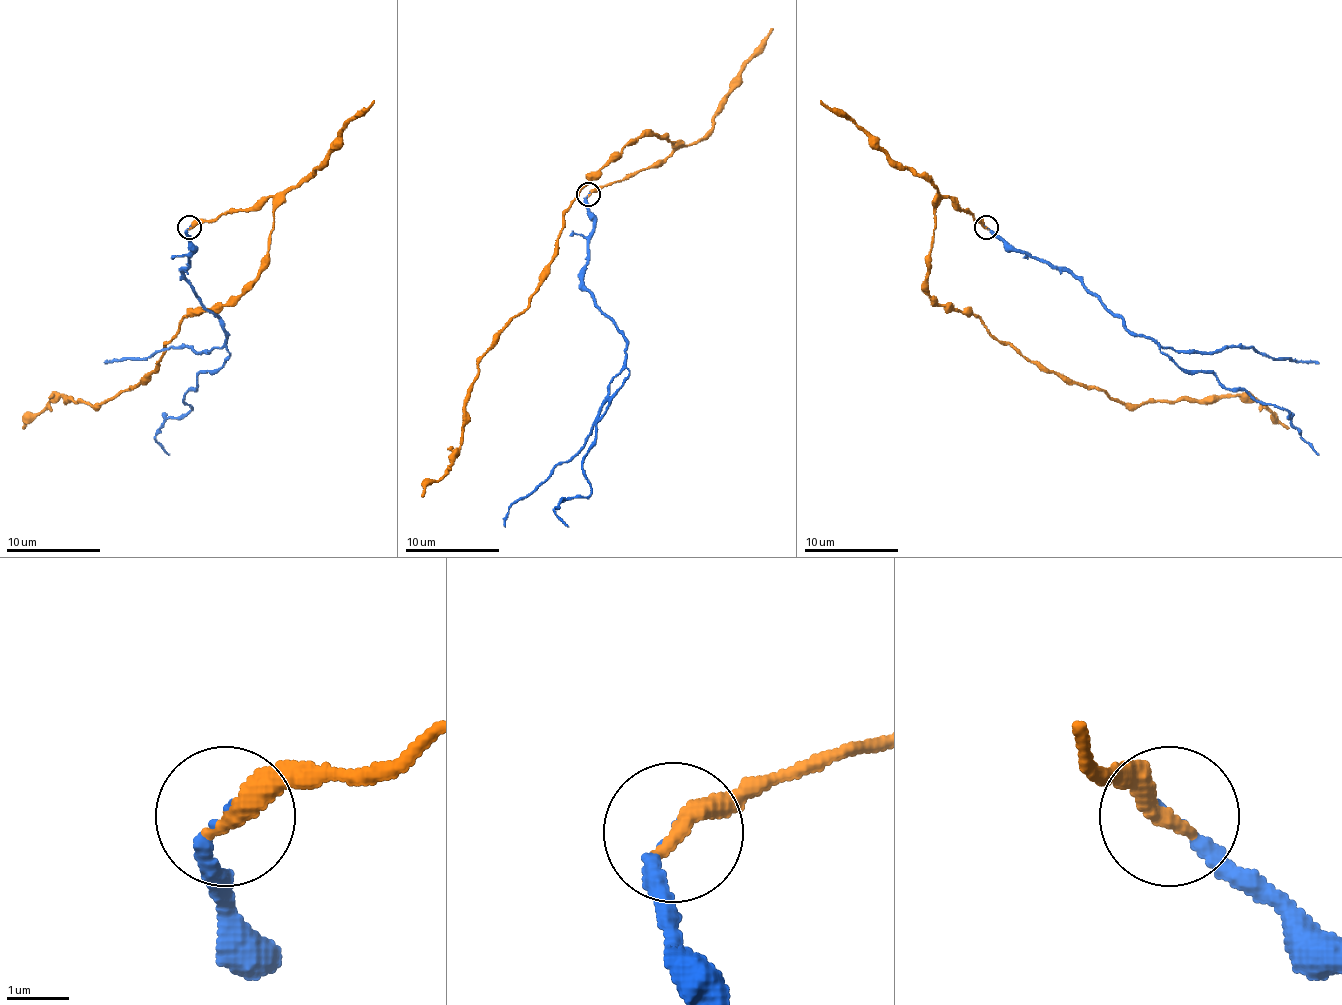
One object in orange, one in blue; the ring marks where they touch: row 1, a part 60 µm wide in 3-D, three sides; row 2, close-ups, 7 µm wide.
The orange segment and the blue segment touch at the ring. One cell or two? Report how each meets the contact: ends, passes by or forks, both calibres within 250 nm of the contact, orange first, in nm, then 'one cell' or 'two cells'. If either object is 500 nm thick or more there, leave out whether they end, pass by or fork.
orange ends there; blue ends there; 360 nm thick on the orange side, 100 nm on the other; two cells

